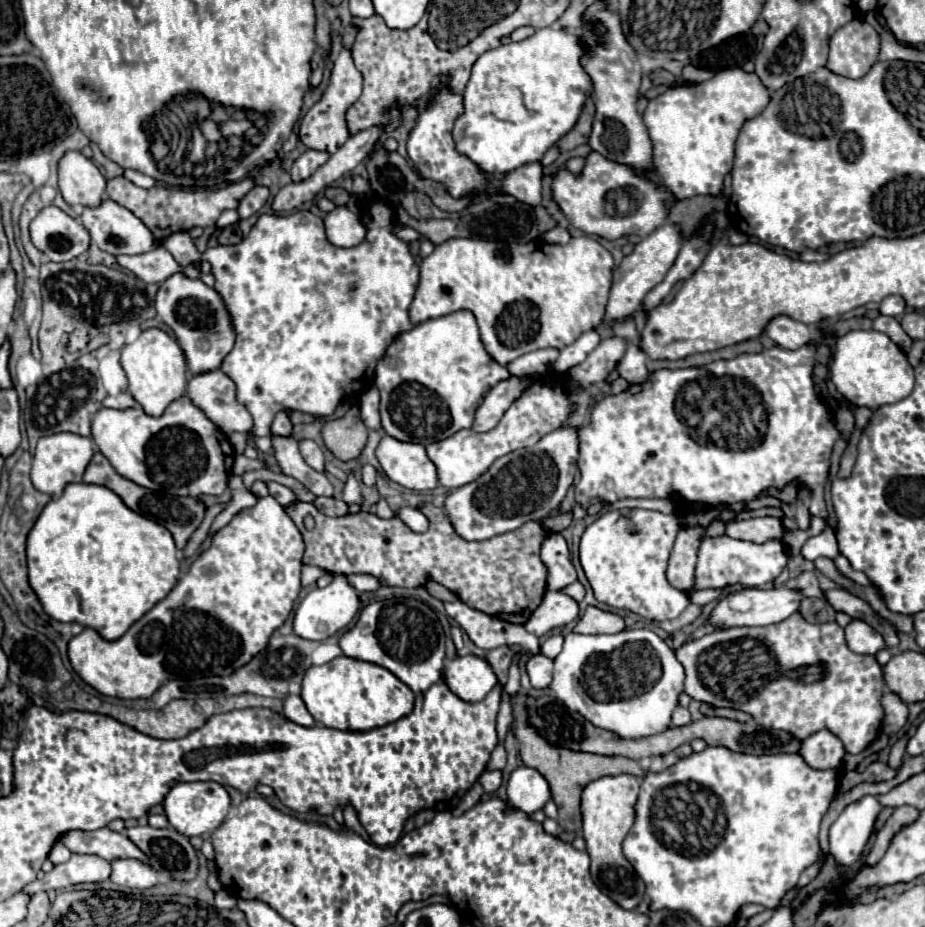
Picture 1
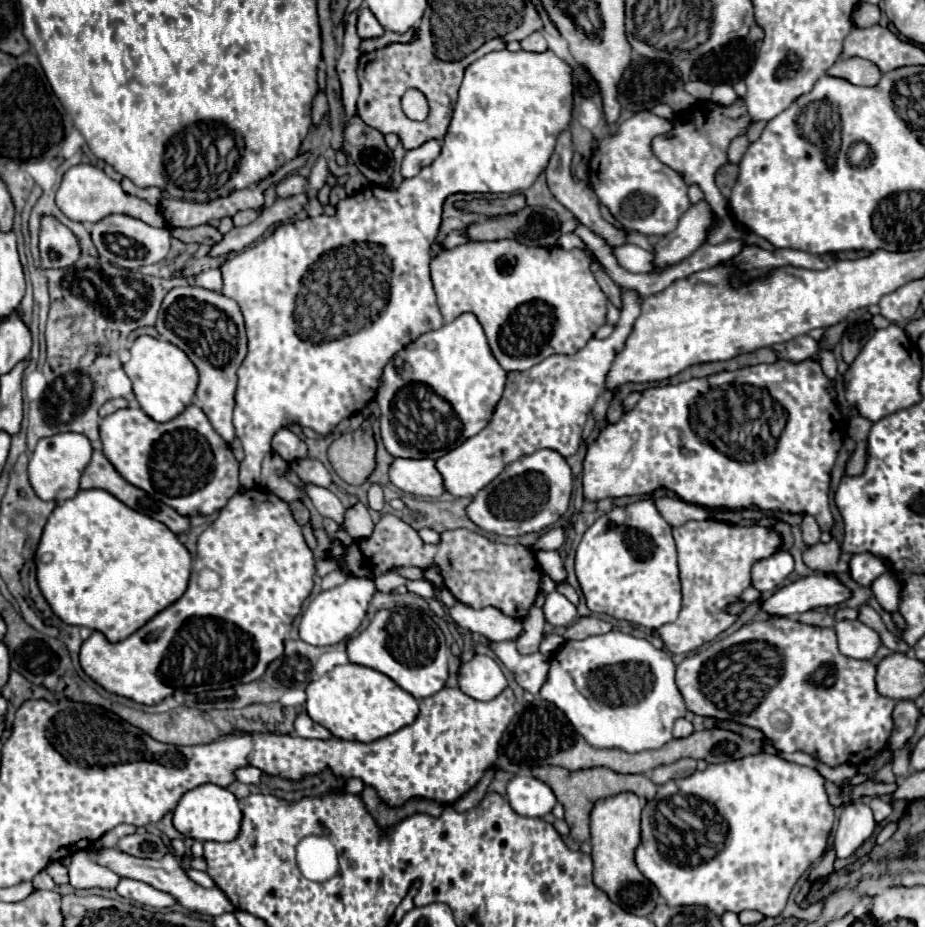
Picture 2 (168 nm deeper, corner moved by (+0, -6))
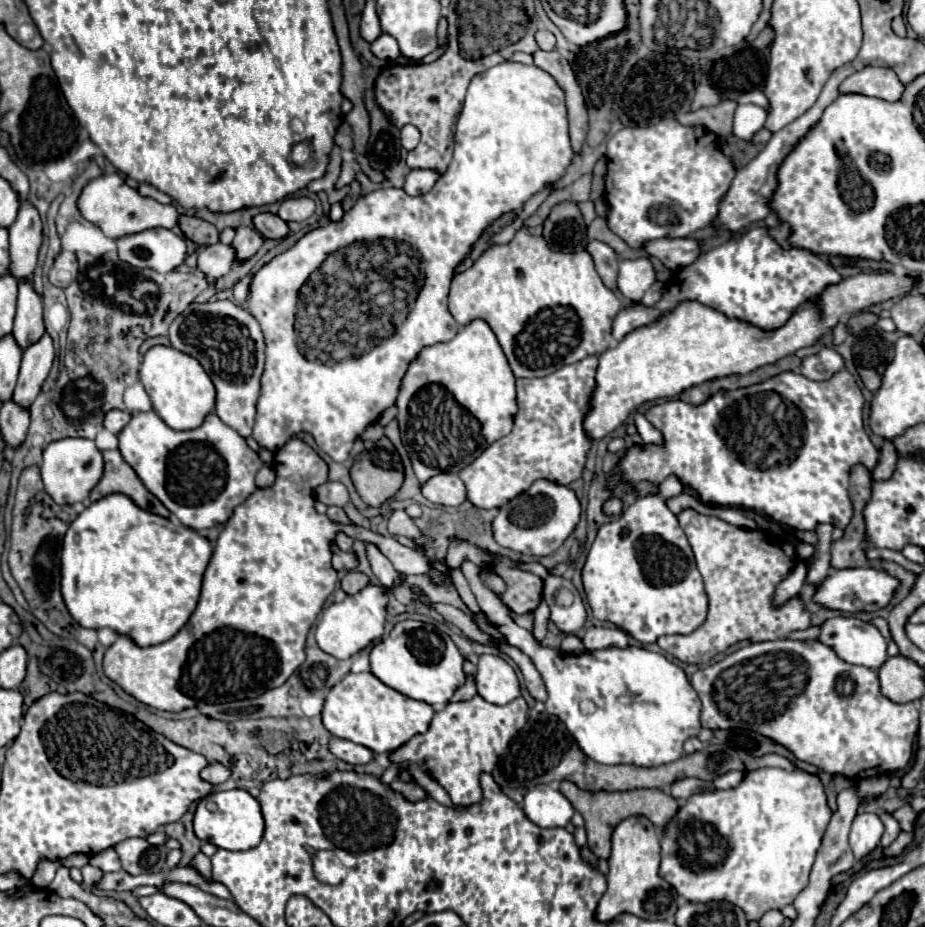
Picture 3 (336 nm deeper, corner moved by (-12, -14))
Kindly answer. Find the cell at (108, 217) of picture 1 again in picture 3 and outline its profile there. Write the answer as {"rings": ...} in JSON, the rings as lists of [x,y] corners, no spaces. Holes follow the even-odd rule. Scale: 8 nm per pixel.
{"rings":[[[152,228],[138,234],[116,238],[118,256],[134,268],[172,272],[186,258],[186,242],[166,228]]]}

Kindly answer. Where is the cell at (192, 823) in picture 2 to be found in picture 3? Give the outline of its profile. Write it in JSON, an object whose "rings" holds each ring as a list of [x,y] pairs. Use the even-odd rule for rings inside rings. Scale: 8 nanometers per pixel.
{"rings":[[[236,788],[226,792],[212,792],[198,802],[194,814],[194,832],[202,842],[210,842],[224,850],[250,850],[260,842],[264,832],[260,804],[246,790]]]}

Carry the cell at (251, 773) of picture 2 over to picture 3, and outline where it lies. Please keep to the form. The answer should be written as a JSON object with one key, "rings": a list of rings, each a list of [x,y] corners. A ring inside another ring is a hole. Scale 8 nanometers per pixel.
{"rings":[[[212,762],[210,764],[210,768],[206,768],[206,770],[202,770],[202,778],[204,780],[210,780],[212,784],[222,784],[222,782],[226,782],[228,778],[230,778],[230,768],[226,768],[224,764],[218,764],[218,762]]]}

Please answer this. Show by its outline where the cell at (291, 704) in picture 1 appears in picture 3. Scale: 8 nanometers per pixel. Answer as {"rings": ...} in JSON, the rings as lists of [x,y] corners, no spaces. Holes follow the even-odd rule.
{"rings":[[[330,738],[328,742],[328,750],[350,764],[366,764],[372,760],[372,752],[360,744],[354,744],[350,740],[342,740],[342,738]]]}

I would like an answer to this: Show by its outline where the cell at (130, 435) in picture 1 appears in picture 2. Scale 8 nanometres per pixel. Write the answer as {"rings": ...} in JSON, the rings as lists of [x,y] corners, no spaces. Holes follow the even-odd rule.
{"rings":[[[190,404],[180,416],[164,424],[154,422],[140,408],[122,408],[102,420],[100,438],[104,456],[130,484],[182,516],[214,514],[240,490],[240,464],[198,404]]]}

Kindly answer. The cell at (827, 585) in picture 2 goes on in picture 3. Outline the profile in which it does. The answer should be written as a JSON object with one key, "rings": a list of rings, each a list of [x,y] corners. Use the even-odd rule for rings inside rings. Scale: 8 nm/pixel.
{"rings":[[[848,568],[848,570],[834,570],[822,584],[816,586],[814,602],[828,608],[828,610],[840,610],[840,612],[876,612],[884,608],[894,590],[898,586],[898,580],[888,576],[882,570],[872,568]]]}

